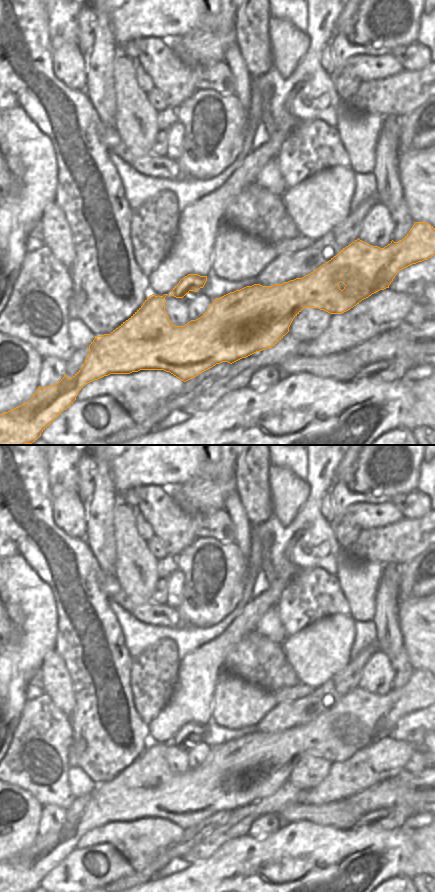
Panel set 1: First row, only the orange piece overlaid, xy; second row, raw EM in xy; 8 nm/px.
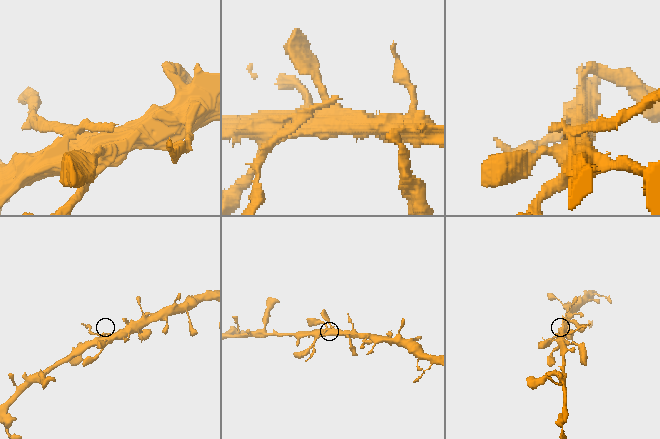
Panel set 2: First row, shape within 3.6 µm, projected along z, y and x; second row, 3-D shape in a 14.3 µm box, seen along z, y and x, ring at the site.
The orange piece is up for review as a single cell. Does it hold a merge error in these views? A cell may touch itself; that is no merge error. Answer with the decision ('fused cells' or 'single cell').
fused cells

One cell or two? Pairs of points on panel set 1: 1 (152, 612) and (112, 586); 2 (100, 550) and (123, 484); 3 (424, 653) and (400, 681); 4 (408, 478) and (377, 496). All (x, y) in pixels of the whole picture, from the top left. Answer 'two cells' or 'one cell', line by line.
1: one cell
2: two cells
3: two cells
4: one cell

